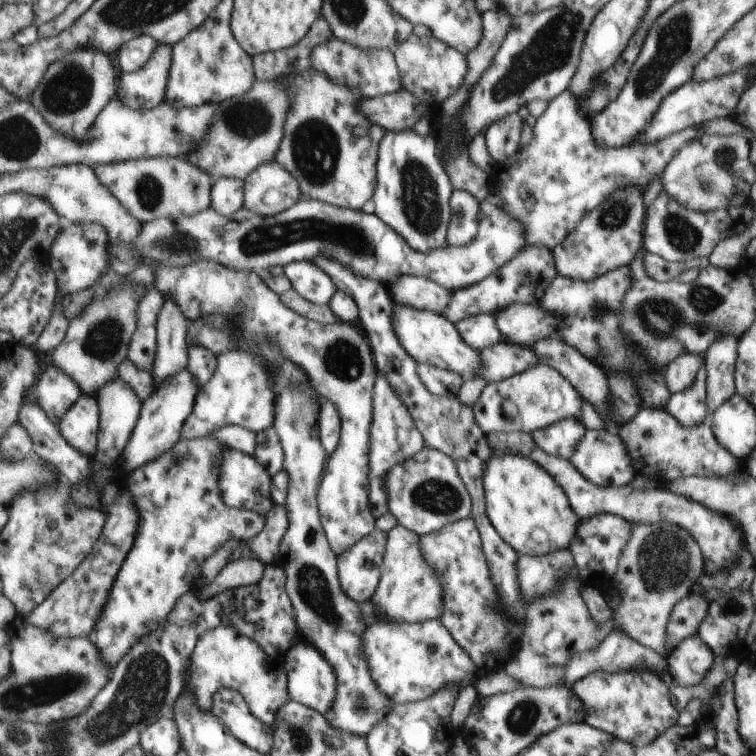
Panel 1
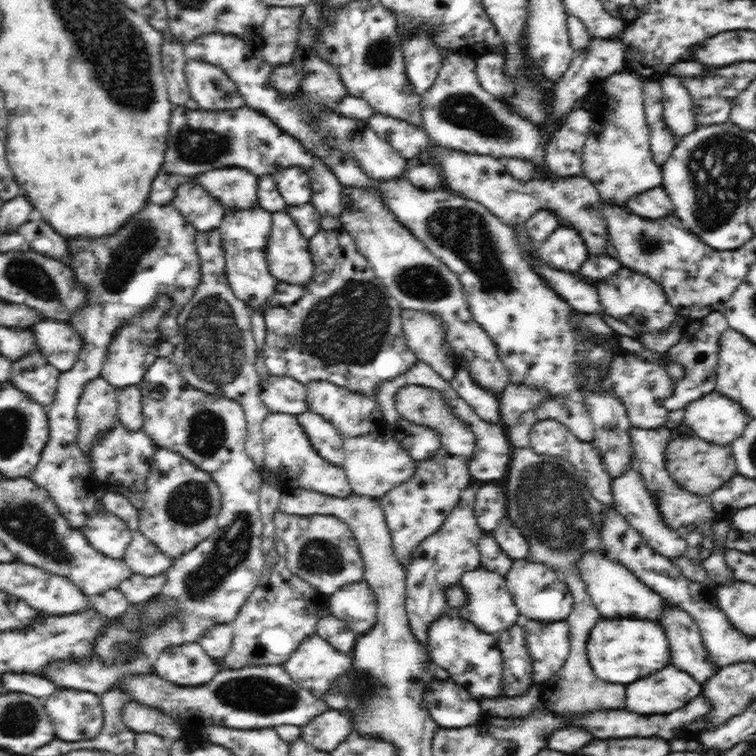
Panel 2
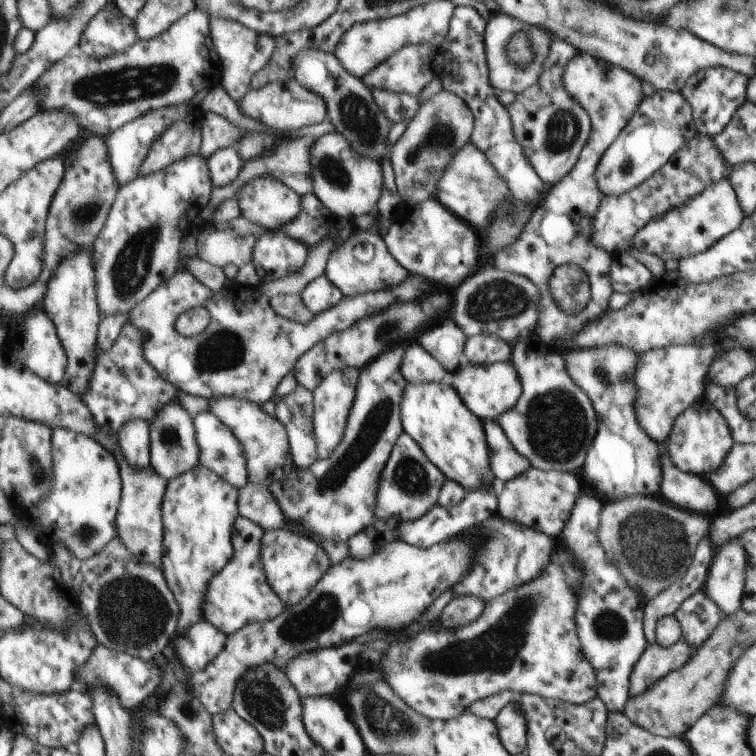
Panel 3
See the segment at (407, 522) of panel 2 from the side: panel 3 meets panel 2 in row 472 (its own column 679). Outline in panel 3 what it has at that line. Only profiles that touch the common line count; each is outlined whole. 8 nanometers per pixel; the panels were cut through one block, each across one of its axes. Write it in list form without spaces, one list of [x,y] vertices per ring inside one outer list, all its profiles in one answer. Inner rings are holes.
[[[702,394],[679,414],[670,435],[661,443],[665,444],[671,464],[678,470],[705,478],[725,462],[727,454],[733,448],[733,436],[722,414]]]

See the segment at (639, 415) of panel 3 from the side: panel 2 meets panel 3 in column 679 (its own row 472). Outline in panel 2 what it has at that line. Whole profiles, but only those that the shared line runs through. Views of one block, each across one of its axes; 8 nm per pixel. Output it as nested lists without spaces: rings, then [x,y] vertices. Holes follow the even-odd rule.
[[[323,380],[310,382],[305,386],[308,411],[328,419],[342,437],[347,457],[342,468],[352,492],[379,499],[391,488],[405,483],[414,476],[417,462],[395,439],[387,425],[383,424],[383,412],[378,402],[366,397],[366,394],[352,393]]]

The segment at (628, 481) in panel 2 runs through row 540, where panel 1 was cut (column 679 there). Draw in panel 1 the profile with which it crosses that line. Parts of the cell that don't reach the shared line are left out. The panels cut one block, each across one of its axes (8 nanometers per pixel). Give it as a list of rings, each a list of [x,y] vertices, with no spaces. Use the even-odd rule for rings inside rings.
[[[695,634],[673,647],[665,661],[675,685],[693,686],[713,667],[714,657],[710,647]]]

